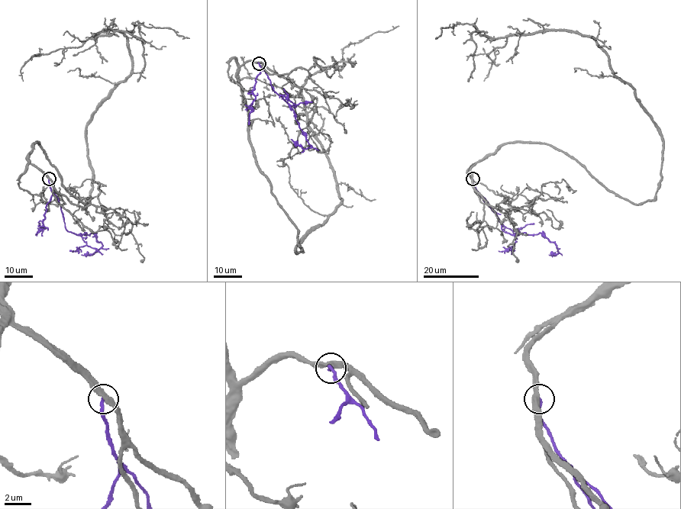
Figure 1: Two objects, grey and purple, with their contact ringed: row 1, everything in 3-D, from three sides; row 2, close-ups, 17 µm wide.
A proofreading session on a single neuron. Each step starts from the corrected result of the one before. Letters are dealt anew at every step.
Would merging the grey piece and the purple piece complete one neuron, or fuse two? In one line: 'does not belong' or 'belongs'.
does not belong

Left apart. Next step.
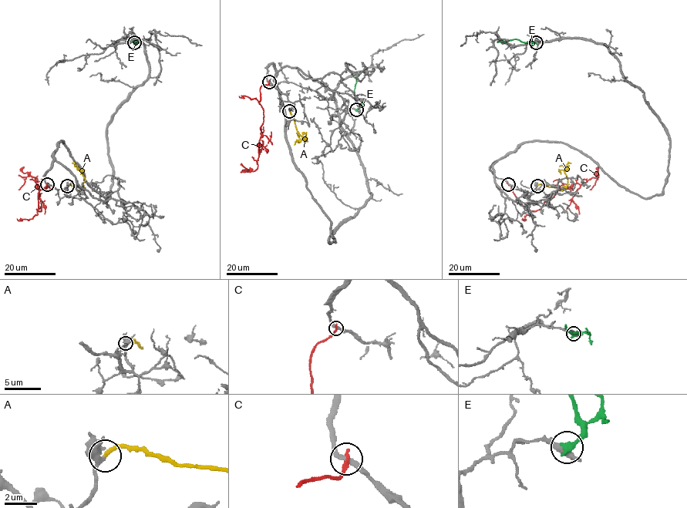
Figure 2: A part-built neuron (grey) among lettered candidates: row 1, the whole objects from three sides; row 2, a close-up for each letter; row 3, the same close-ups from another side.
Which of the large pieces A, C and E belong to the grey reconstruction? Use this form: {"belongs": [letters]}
{"belongs": ["A"]}

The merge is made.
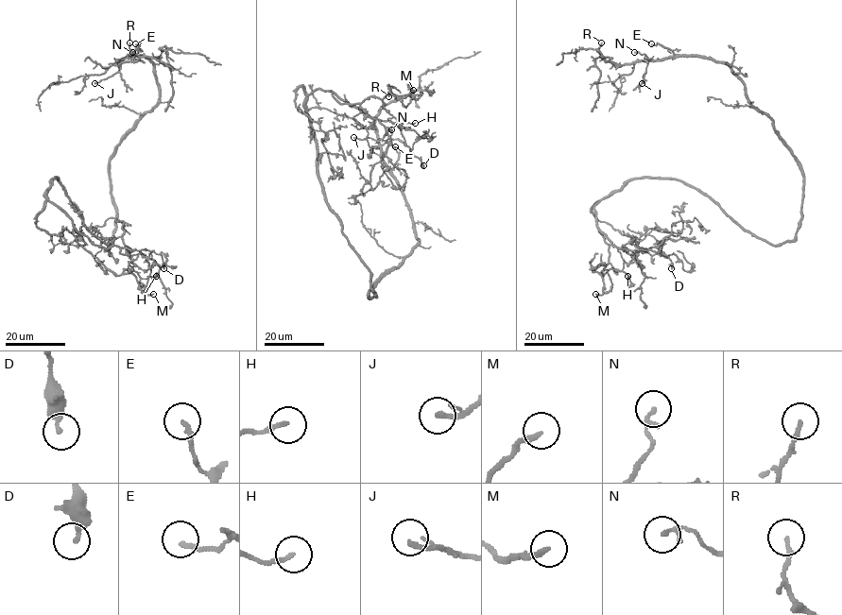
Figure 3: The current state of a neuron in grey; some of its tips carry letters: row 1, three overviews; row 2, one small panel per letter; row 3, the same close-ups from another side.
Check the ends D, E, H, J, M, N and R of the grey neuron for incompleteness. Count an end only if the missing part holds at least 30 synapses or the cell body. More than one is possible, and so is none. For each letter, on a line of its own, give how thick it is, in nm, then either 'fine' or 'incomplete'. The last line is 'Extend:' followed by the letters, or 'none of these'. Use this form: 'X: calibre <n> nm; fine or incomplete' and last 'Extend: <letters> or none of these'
D: calibre 240 nm; fine
E: calibre 170 nm; fine
H: calibre 180 nm; incomplete
J: calibre 190 nm; fine
M: calibre 220 nm; incomplete
N: calibre 120 nm; fine
R: calibre 160 nm; fine
Extend: H, M

